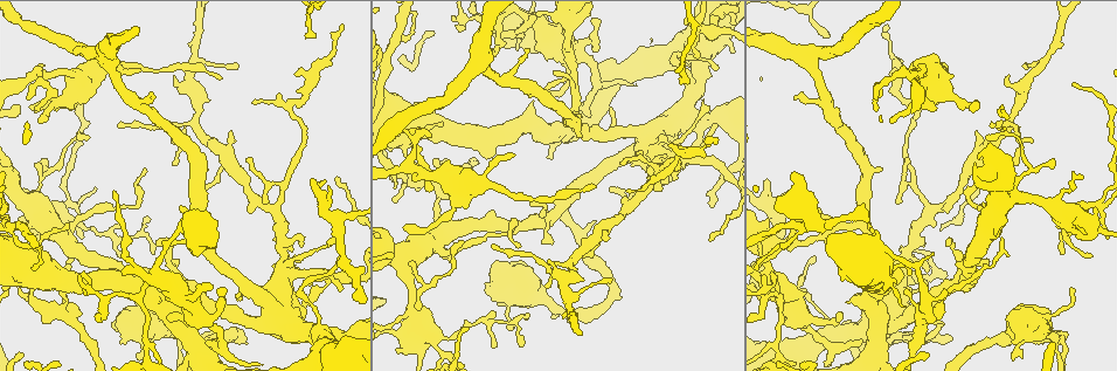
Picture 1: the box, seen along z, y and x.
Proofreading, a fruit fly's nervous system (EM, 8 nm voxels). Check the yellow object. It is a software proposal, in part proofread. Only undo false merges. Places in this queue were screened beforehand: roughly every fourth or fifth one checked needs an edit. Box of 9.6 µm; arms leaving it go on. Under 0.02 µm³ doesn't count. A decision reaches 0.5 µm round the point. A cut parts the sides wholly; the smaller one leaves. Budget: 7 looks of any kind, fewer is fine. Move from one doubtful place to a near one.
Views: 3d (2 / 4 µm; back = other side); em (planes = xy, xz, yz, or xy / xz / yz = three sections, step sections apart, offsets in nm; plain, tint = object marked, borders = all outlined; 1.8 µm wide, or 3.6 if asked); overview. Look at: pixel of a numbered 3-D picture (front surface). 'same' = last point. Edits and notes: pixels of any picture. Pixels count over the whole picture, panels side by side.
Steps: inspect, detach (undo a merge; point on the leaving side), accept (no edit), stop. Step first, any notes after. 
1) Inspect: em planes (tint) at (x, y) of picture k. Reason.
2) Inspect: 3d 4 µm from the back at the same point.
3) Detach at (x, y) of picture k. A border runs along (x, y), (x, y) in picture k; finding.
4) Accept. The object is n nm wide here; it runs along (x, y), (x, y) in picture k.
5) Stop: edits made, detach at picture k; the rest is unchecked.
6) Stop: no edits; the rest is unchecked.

Inspect: em 3.6 µm planes (tint) at (1011, 201) of picture 1. Thin arm on a thick one.

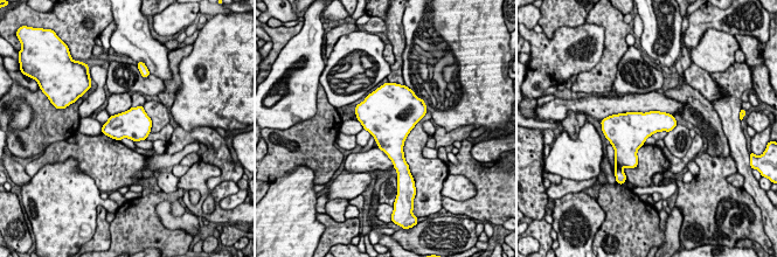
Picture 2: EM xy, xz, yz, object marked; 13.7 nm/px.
Accept. Continuous, no second neuron.

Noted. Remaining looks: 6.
Inspect: em planes (plain) at (43, 260) of picture 1. Thick turns thin.

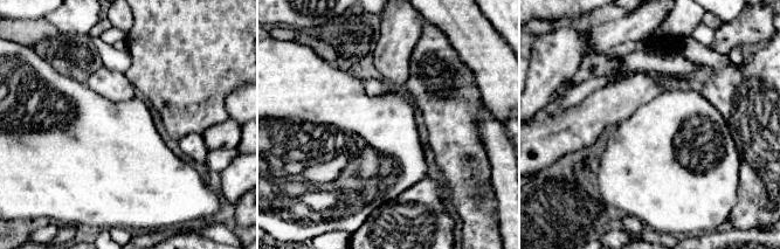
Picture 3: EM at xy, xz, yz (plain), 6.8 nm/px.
Inspect: em planes (tint) at the same point. With the object marked.

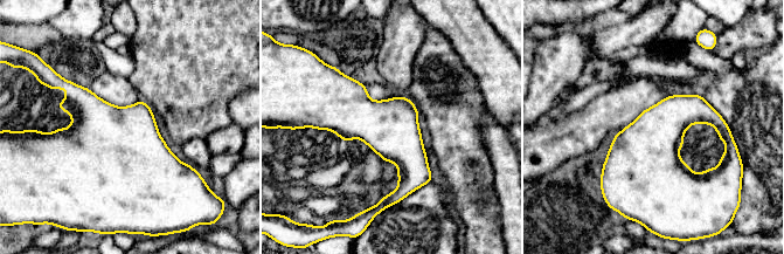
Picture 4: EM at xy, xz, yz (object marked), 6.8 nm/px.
Accept. The object is 380 nm wide here; continuous, no second neuron.

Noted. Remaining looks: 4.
Inspect: 3d 4 µm at (657, 158) of picture 1.

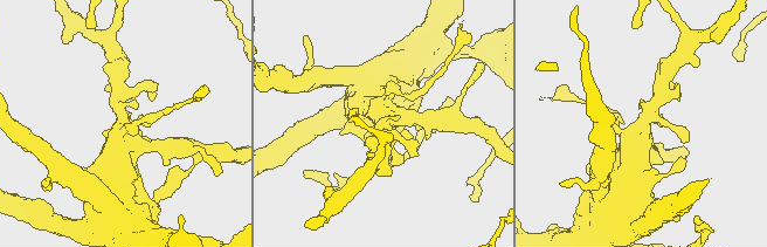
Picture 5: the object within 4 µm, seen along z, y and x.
Inspect: em planes (borders) at (640, 138) of picture 5. Need the tissue.

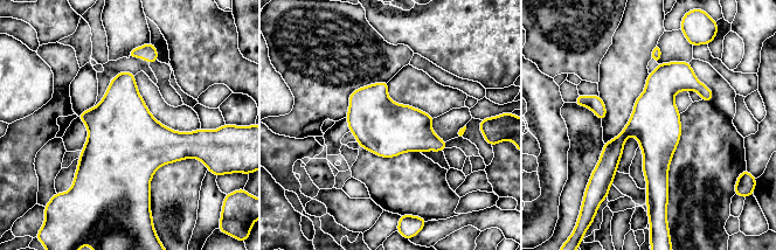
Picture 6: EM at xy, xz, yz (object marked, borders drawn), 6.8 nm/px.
Accept. It runs along (679, 64), (658, 96), (658, 199) in picture 6; continuous, no second neuron.

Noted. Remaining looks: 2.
Stop: no edits; the rest is unchecked.

